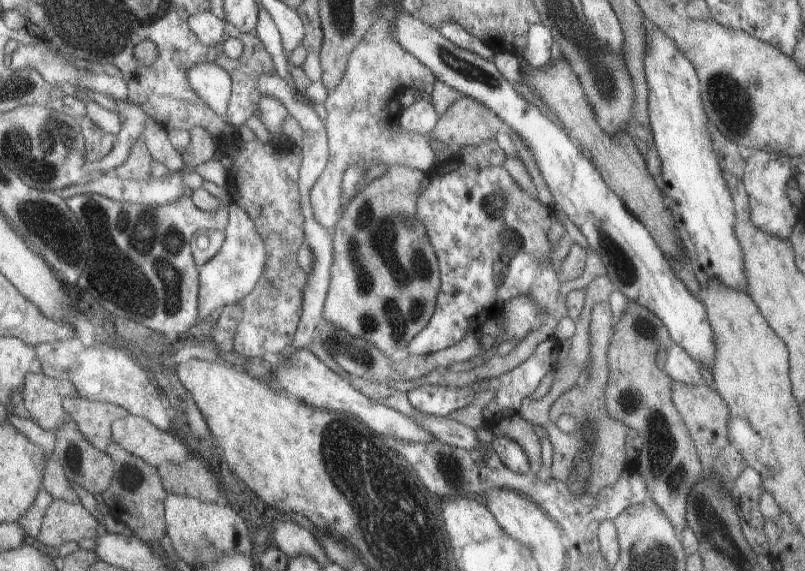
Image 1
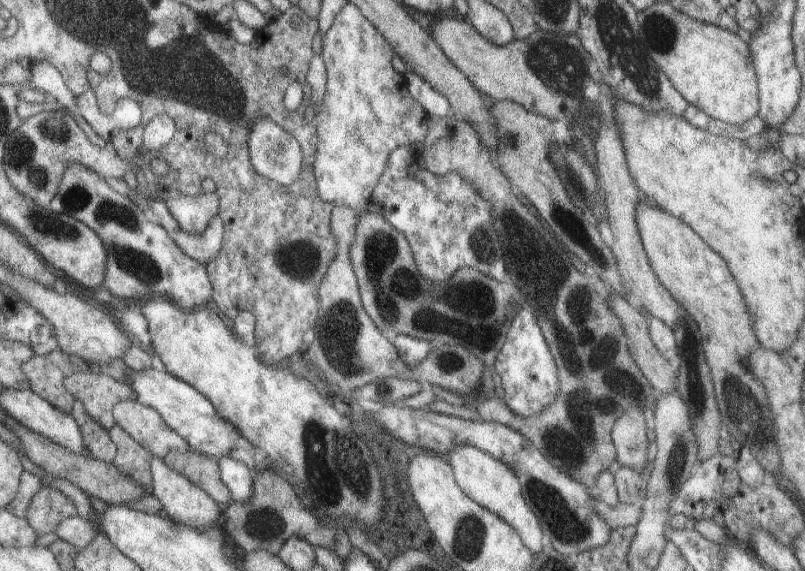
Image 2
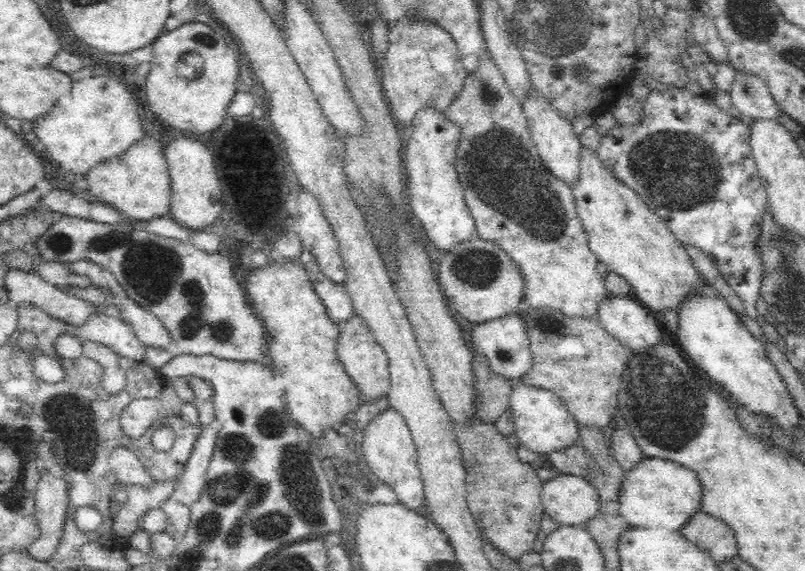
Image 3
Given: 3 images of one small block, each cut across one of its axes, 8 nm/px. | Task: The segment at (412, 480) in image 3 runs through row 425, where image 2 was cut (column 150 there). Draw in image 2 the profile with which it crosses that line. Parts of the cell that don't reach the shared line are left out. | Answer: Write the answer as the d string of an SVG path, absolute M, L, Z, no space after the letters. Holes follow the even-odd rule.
M155 368L137 372L131 376L129 384L133 386L133 390L139 394L139 402L145 406L151 406L155 410L159 410L165 418L165 422L179 432L195 452L205 454L205 456L215 456L215 458L223 458L223 456L231 456L233 450L237 450L237 442L243 438L243 432L229 422L227 418L219 416L217 406L205 398L195 386L187 384L185 380L175 378L169 372L161 372Z

